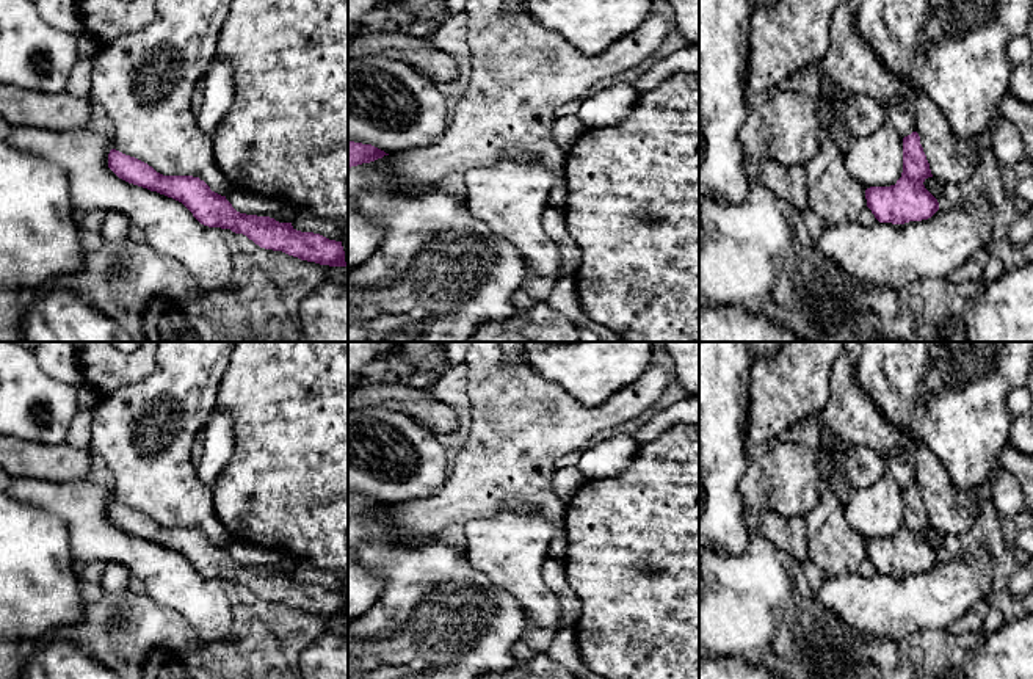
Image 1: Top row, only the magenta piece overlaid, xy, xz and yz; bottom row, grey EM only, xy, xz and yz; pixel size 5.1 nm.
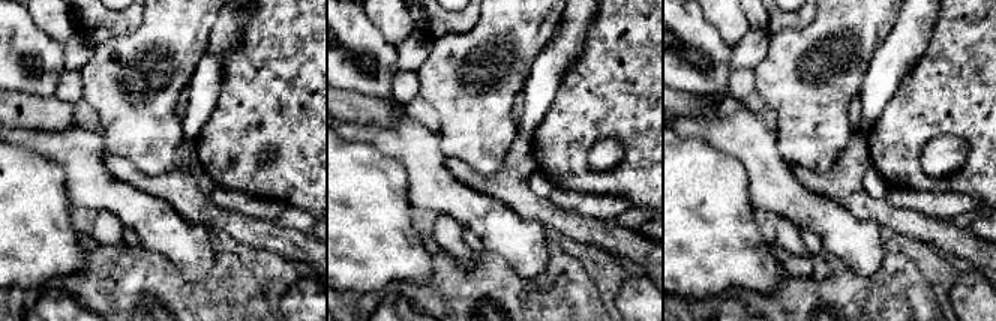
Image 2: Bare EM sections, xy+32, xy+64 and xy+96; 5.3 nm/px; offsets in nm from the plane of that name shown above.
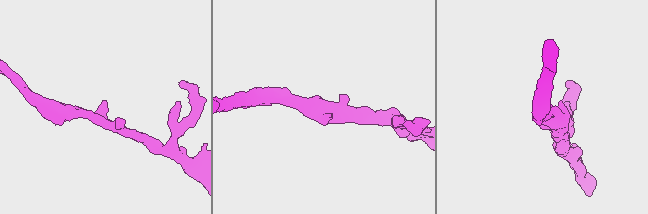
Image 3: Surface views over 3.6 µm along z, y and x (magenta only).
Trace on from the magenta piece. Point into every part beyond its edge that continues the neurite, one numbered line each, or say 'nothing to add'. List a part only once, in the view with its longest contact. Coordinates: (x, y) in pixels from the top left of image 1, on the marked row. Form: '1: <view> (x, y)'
nothing to add

